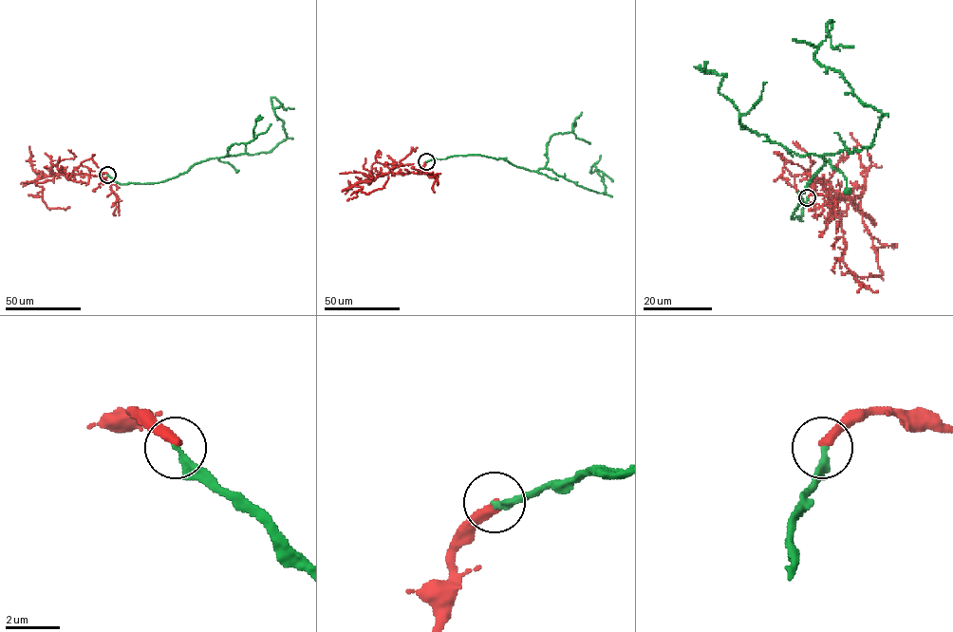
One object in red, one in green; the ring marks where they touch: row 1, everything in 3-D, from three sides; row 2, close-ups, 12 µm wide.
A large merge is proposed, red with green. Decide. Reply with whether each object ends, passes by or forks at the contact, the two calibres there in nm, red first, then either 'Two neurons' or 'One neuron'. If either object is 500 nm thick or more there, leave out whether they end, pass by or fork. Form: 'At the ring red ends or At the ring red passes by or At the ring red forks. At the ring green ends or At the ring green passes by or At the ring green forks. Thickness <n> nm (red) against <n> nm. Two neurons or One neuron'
At the ring red ends. At the ring green ends. Thickness 360 nm (red) against 260 nm. Two neurons

